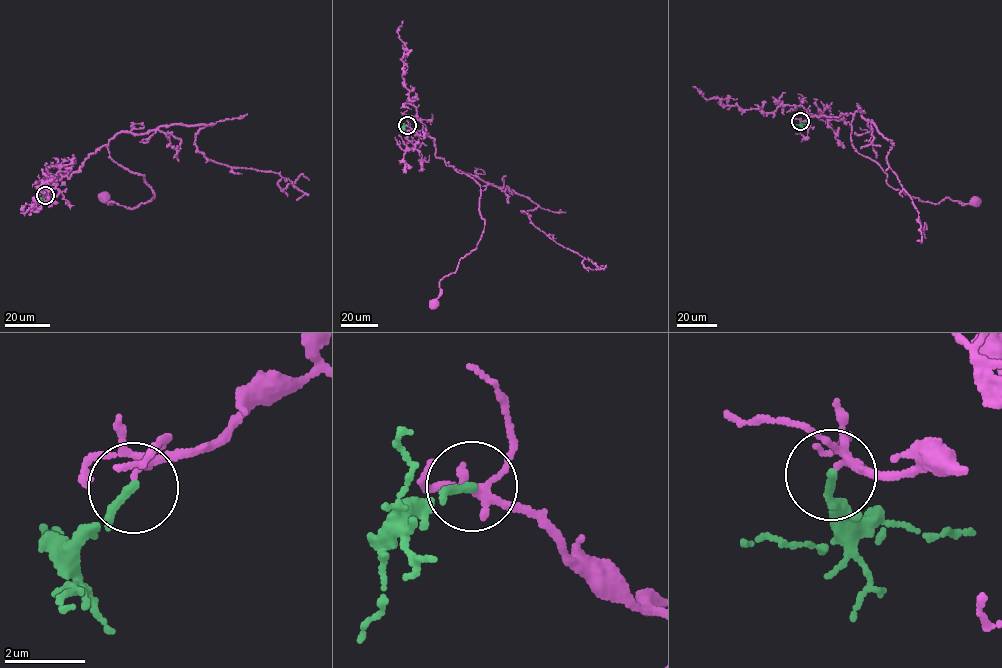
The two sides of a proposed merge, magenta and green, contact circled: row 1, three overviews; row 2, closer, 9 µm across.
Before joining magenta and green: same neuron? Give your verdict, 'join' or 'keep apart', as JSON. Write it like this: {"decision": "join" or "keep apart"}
{"decision": "keep apart"}

